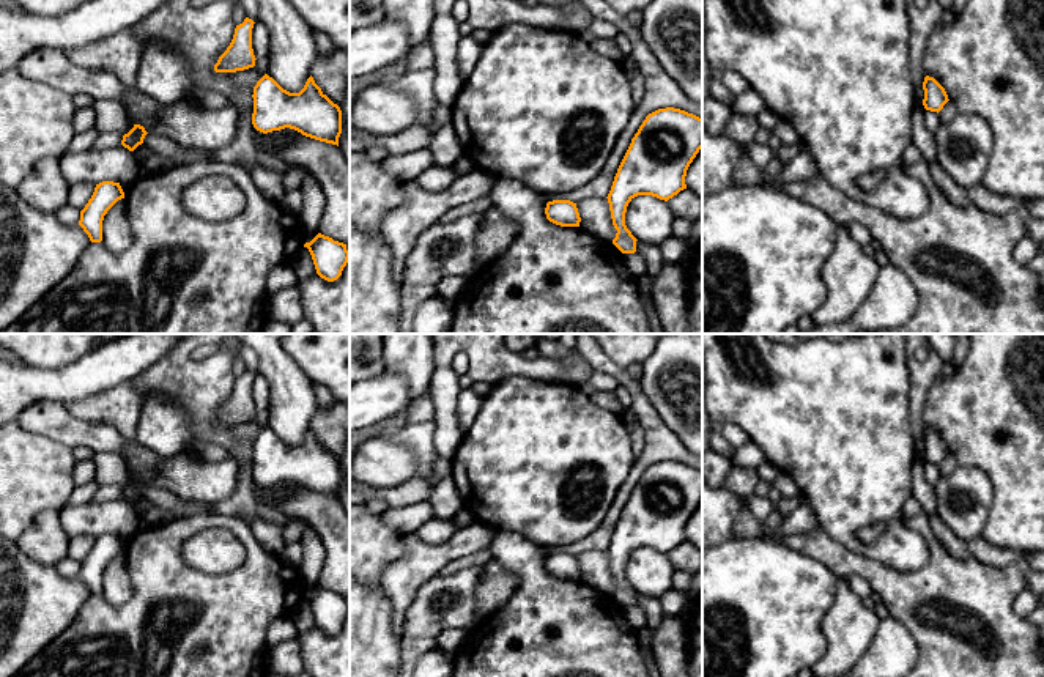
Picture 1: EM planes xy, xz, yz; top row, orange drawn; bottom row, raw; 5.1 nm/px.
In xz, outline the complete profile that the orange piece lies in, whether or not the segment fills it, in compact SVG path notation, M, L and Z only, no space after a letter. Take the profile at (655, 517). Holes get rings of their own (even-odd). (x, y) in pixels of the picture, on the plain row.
M674 460L646 469L606 549L617 583L613 597L622 606L635 606L638 594L625 578L628 556L638 548L668 554L687 542L687 523L701 501L702 471Z

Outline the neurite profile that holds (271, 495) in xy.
M285 480L280 483L272 483L261 488L255 498L260 504L276 505L283 499L288 498L296 488L302 488L301 485Z

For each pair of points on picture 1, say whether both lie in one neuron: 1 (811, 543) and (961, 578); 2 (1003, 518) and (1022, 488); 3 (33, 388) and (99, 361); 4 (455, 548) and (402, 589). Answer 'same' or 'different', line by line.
1: same
2: same
3: same
4: same

